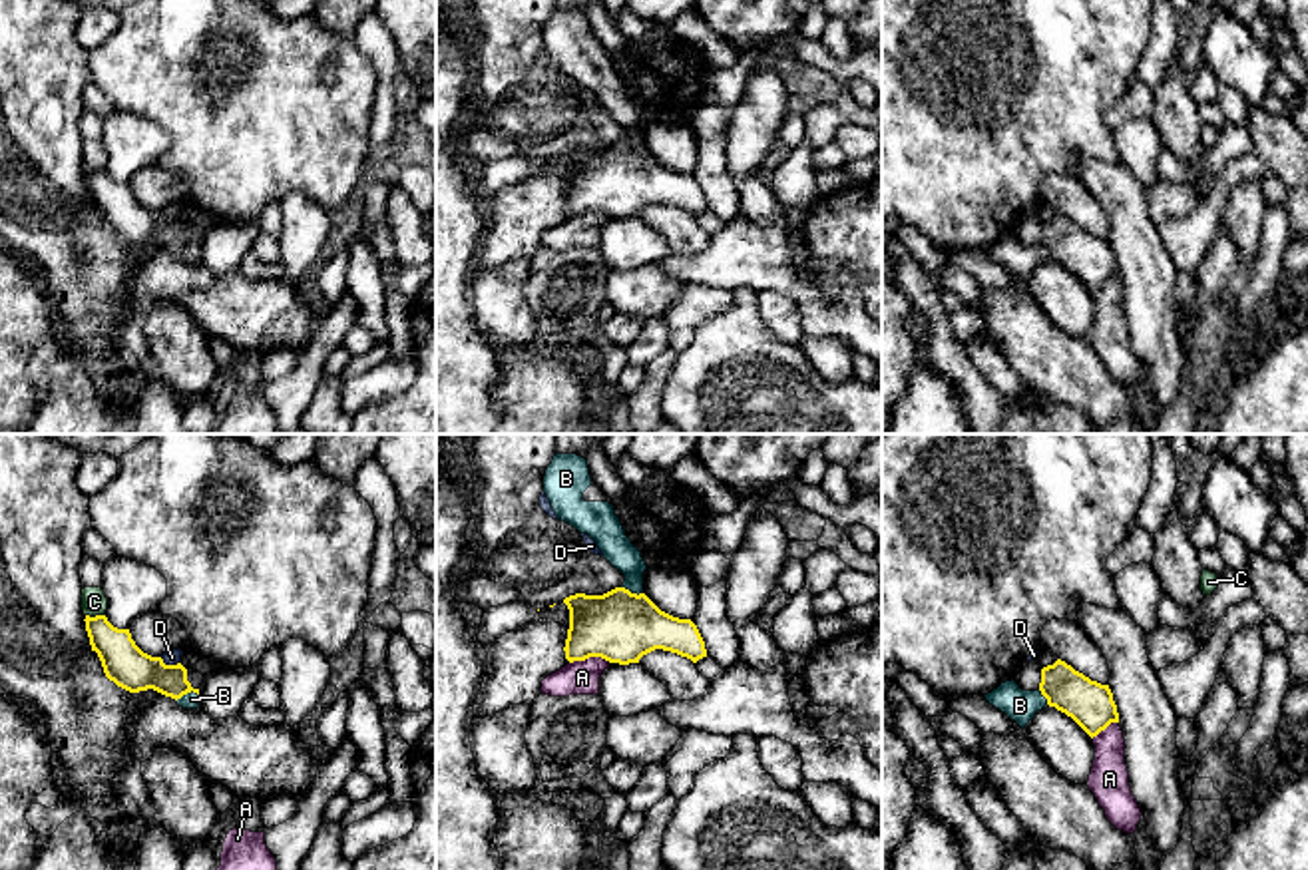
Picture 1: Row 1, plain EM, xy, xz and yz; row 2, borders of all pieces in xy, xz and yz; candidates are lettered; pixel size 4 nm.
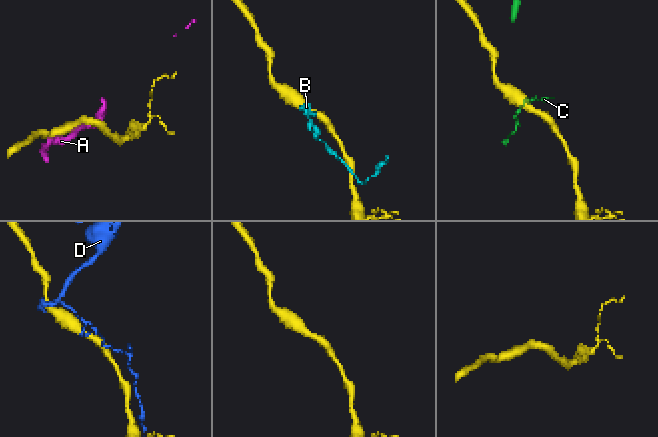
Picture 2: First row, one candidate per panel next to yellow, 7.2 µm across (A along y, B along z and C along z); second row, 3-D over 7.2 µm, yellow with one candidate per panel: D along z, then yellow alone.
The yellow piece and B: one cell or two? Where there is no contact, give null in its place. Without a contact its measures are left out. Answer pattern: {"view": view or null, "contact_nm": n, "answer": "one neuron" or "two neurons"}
{"view": "xy", "contact_nm": 100, "answer": "one neuron"}

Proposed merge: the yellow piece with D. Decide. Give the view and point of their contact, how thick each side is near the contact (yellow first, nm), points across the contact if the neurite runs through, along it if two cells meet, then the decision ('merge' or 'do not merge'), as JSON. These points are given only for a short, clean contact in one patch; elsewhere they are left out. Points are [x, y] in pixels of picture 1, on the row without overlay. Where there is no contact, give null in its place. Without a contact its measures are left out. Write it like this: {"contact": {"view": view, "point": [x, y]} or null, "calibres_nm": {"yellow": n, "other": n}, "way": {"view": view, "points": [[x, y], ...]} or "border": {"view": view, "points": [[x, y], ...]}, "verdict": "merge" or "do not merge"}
{"contact": {"view": "xy", "point": [170, 219]}, "calibres_nm": {"yellow": 170, "other": 60}, "border": {"view": "xy", "points": [[160, 212], [166, 217], [180, 217]]}, "verdict": "do not merge"}

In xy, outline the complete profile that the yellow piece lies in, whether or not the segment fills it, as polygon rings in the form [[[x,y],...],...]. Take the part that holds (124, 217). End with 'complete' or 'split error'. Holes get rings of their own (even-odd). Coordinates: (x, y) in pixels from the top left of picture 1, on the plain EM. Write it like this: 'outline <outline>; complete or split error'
outline [[[86,169],[84,175],[92,205],[98,207],[109,235],[129,247],[153,243],[183,263],[199,263],[199,243],[191,241],[181,217],[165,219],[161,211],[143,207],[129,183],[113,181],[106,169]]]; split error

